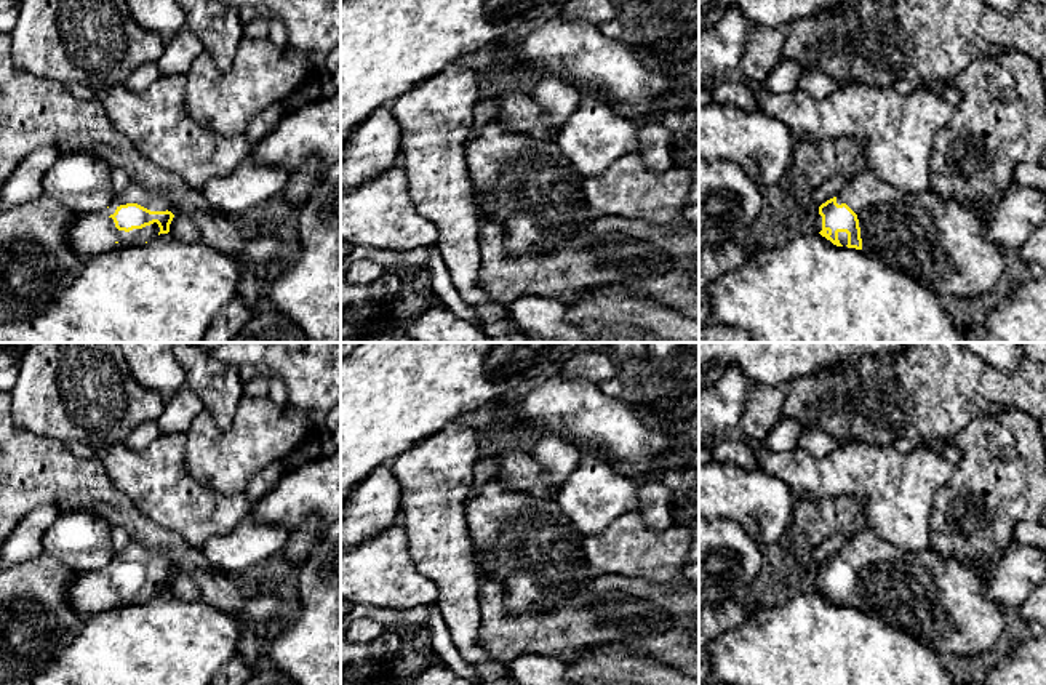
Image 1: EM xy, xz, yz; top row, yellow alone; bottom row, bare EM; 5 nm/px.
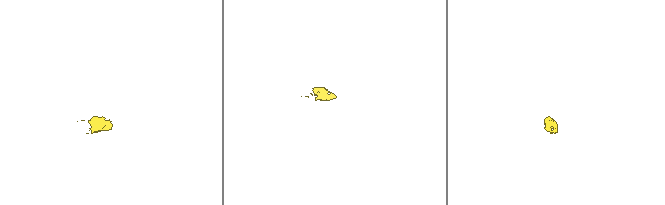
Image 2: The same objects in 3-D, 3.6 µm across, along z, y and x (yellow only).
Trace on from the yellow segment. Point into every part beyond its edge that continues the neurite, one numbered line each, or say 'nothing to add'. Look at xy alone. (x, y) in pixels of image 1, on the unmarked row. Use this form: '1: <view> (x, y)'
1: xy (88, 592)

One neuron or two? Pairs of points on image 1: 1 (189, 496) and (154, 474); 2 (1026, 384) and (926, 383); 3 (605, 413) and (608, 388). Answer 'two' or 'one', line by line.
1: one
2: one
3: two

